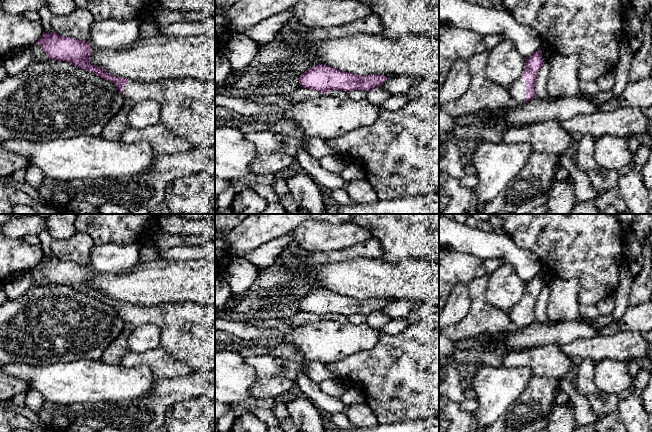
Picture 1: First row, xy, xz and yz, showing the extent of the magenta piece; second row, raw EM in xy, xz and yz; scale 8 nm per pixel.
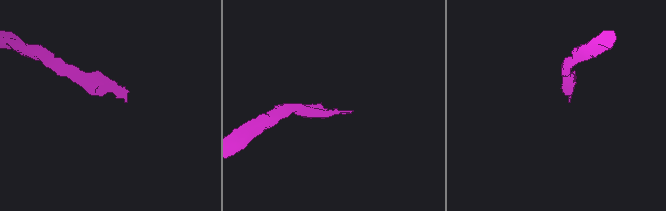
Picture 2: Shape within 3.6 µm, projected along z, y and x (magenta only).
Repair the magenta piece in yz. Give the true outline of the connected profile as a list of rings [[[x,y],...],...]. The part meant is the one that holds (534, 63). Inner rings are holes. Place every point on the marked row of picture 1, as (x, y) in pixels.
[[[541,50],[526,59],[525,69],[521,77],[508,87],[514,104],[521,105],[535,98],[536,77],[543,63]]]

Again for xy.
[[[55,31],[50,34],[43,32],[41,38],[35,44],[41,46],[49,59],[71,63],[114,83],[130,104],[143,100],[154,100],[161,106],[160,123],[179,137],[189,141],[192,146],[201,148],[215,147],[215,82],[204,82],[194,78],[179,78],[176,80],[143,83],[116,77],[89,63],[92,49],[87,41],[64,37]]]

